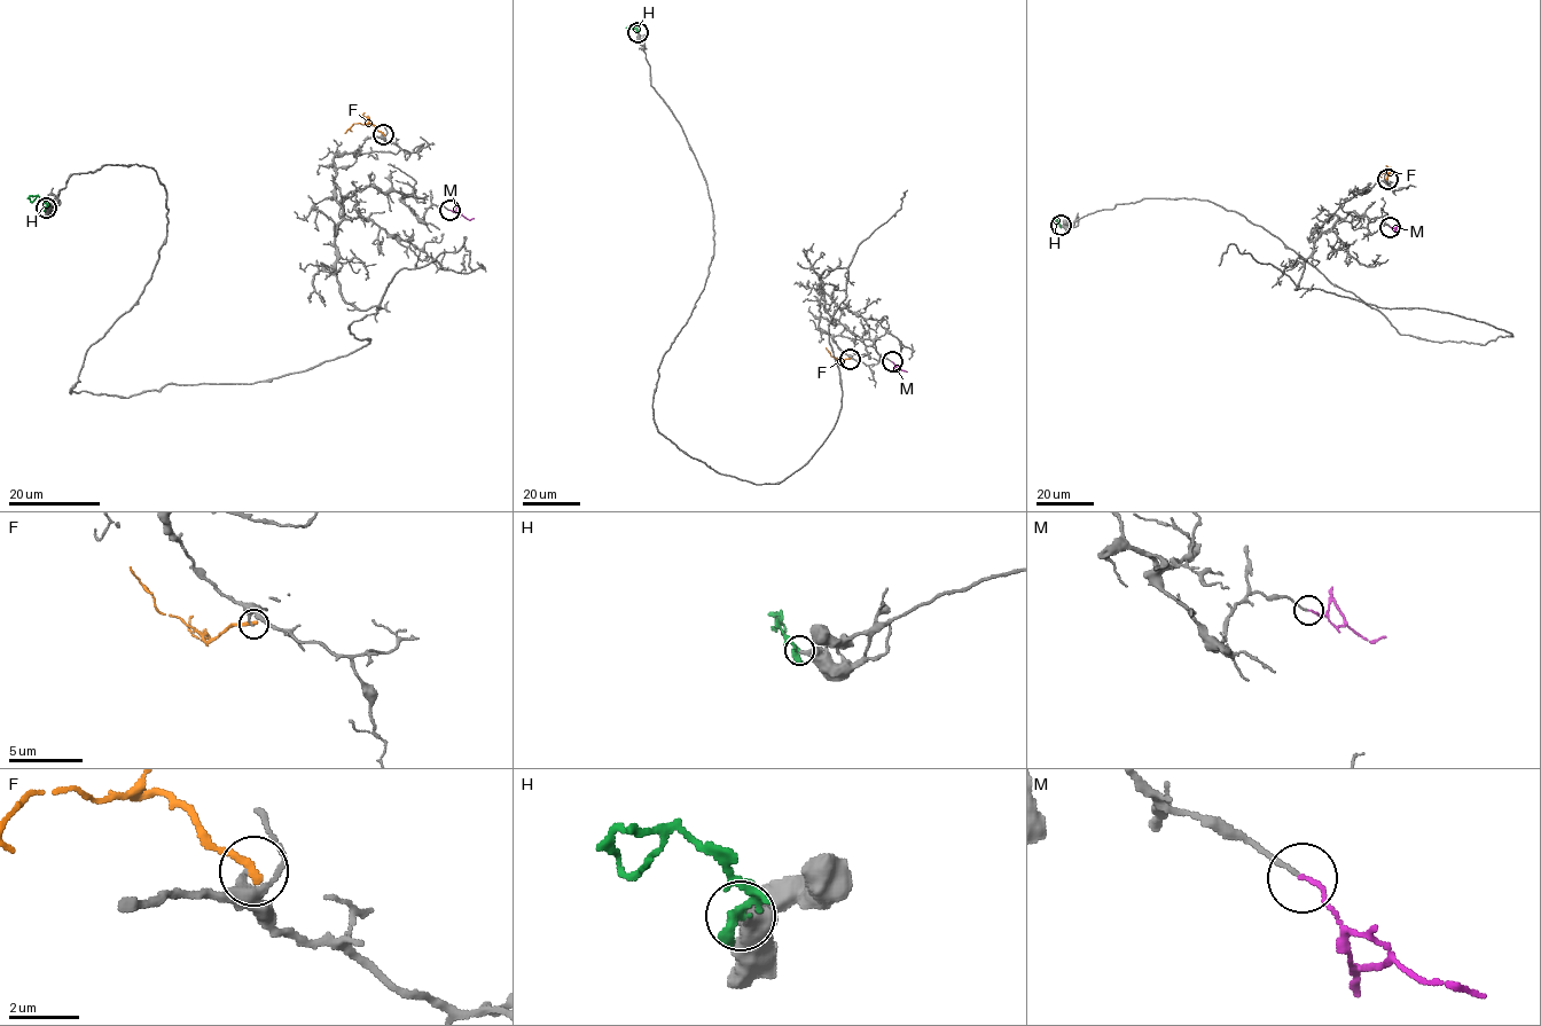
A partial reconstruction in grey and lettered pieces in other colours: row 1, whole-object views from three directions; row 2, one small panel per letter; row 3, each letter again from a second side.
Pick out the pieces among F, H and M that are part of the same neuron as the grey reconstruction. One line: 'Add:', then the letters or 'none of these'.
Add: M

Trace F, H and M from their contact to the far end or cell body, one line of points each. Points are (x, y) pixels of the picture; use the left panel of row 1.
F: (383, 133), (368, 123), (354, 123), (345, 132)
H: (46, 206), (38, 196), (28, 198)
M: (450, 210), (474, 218)

